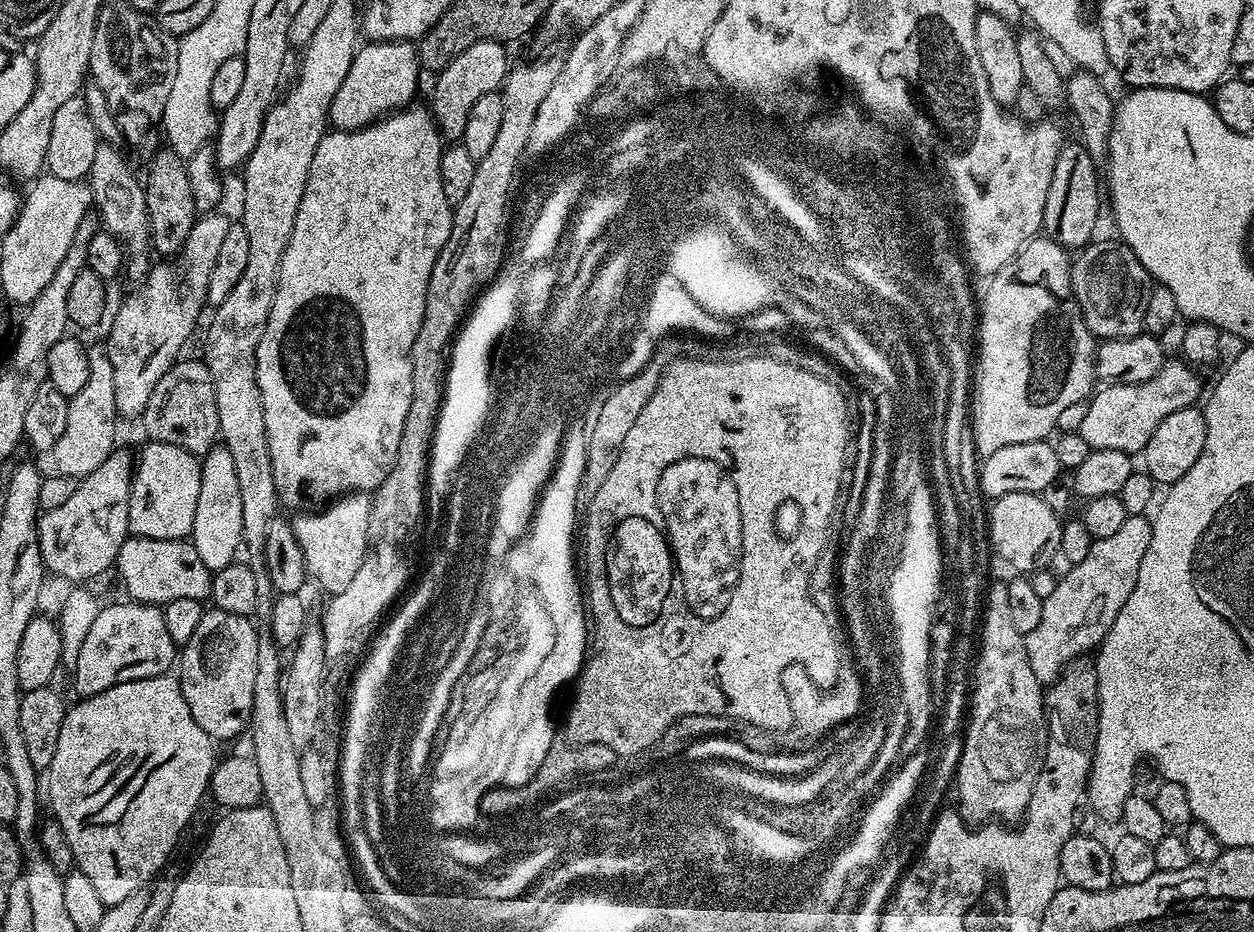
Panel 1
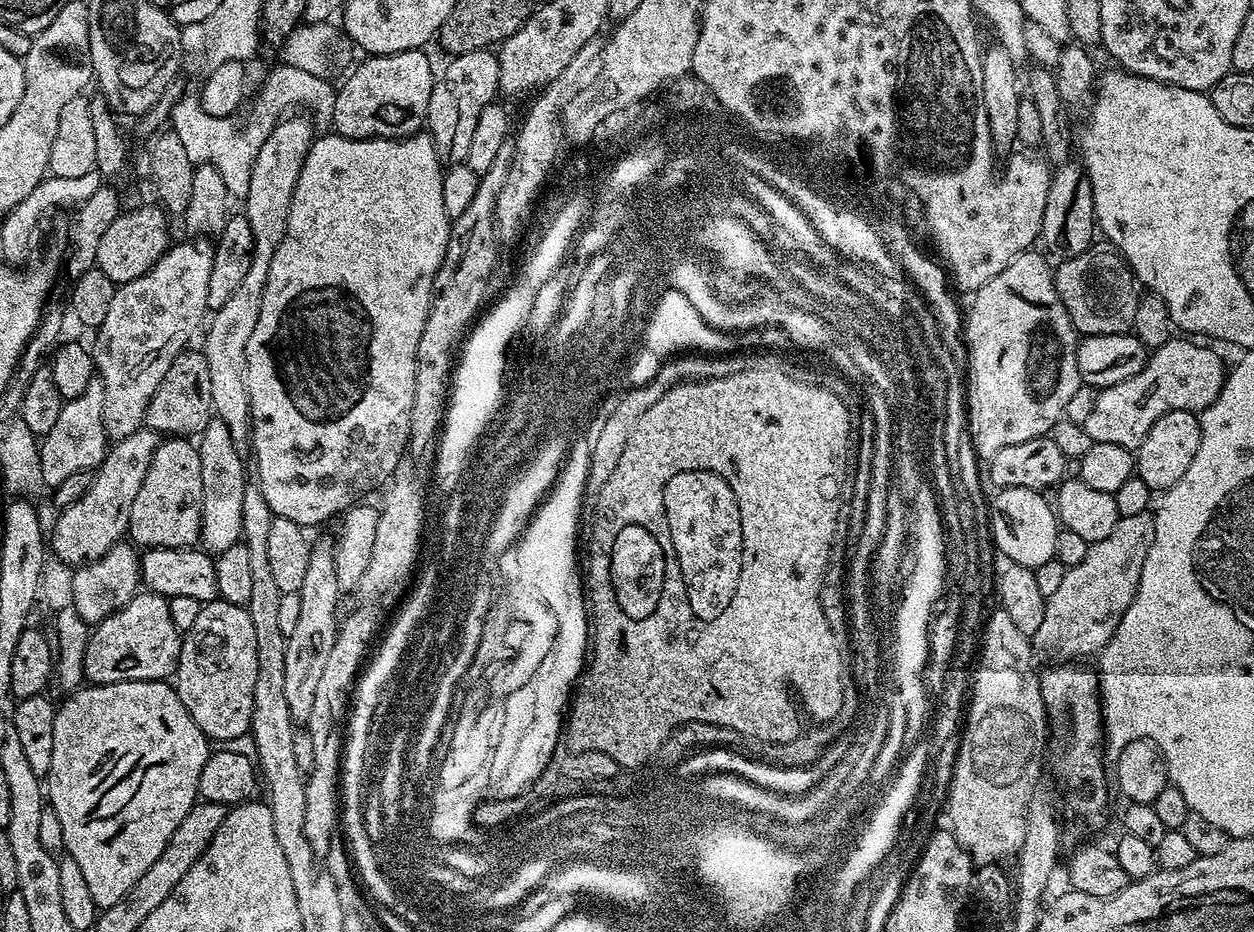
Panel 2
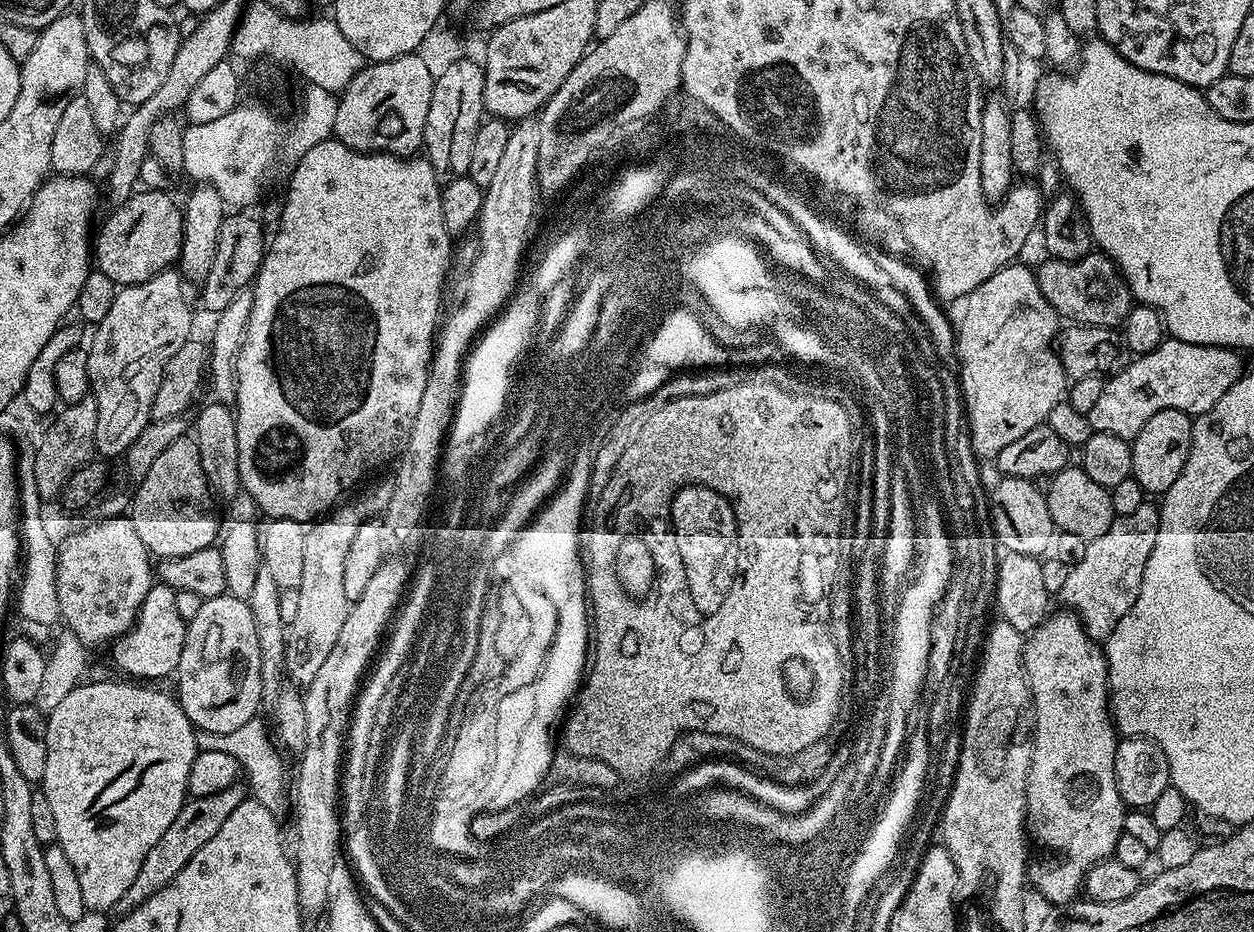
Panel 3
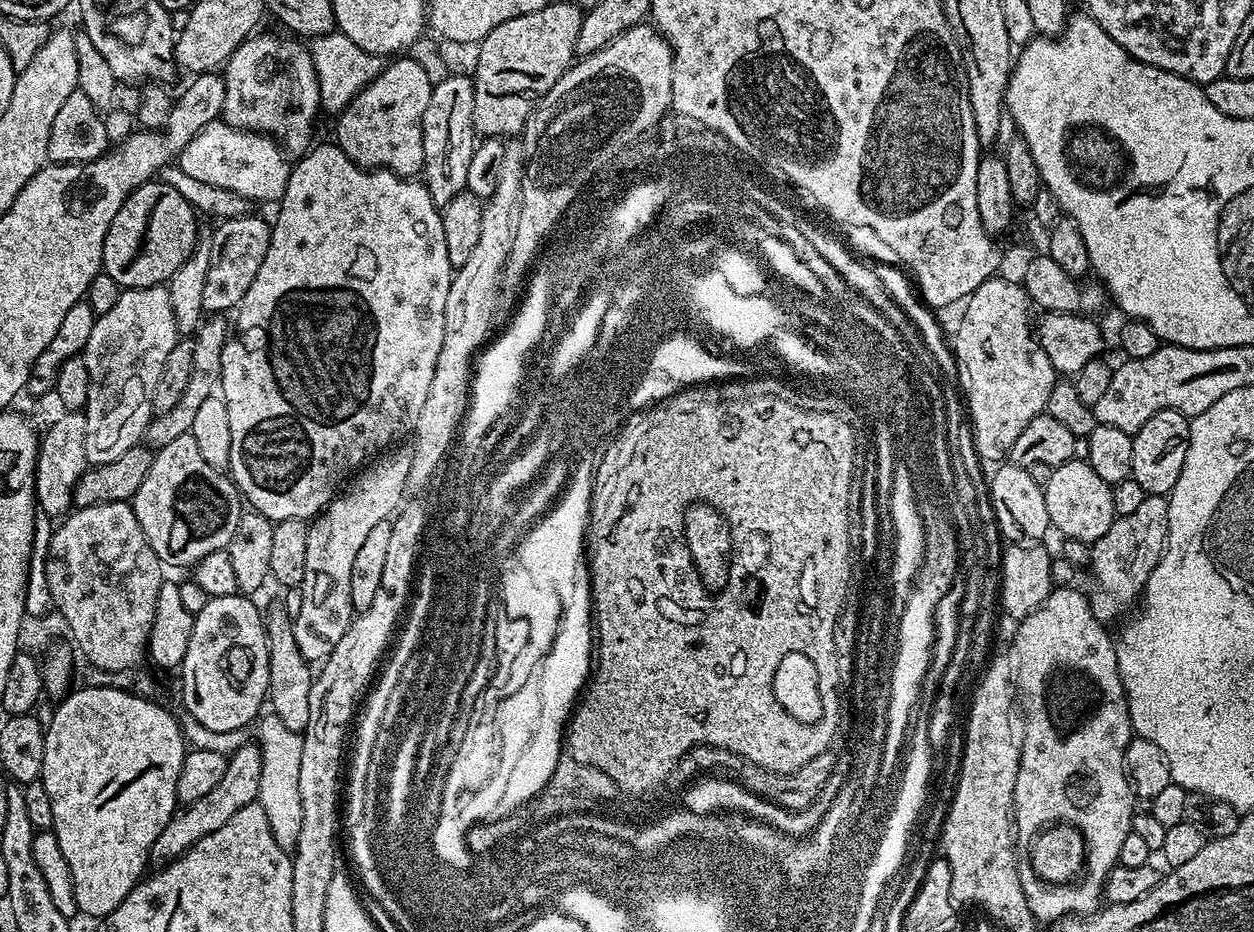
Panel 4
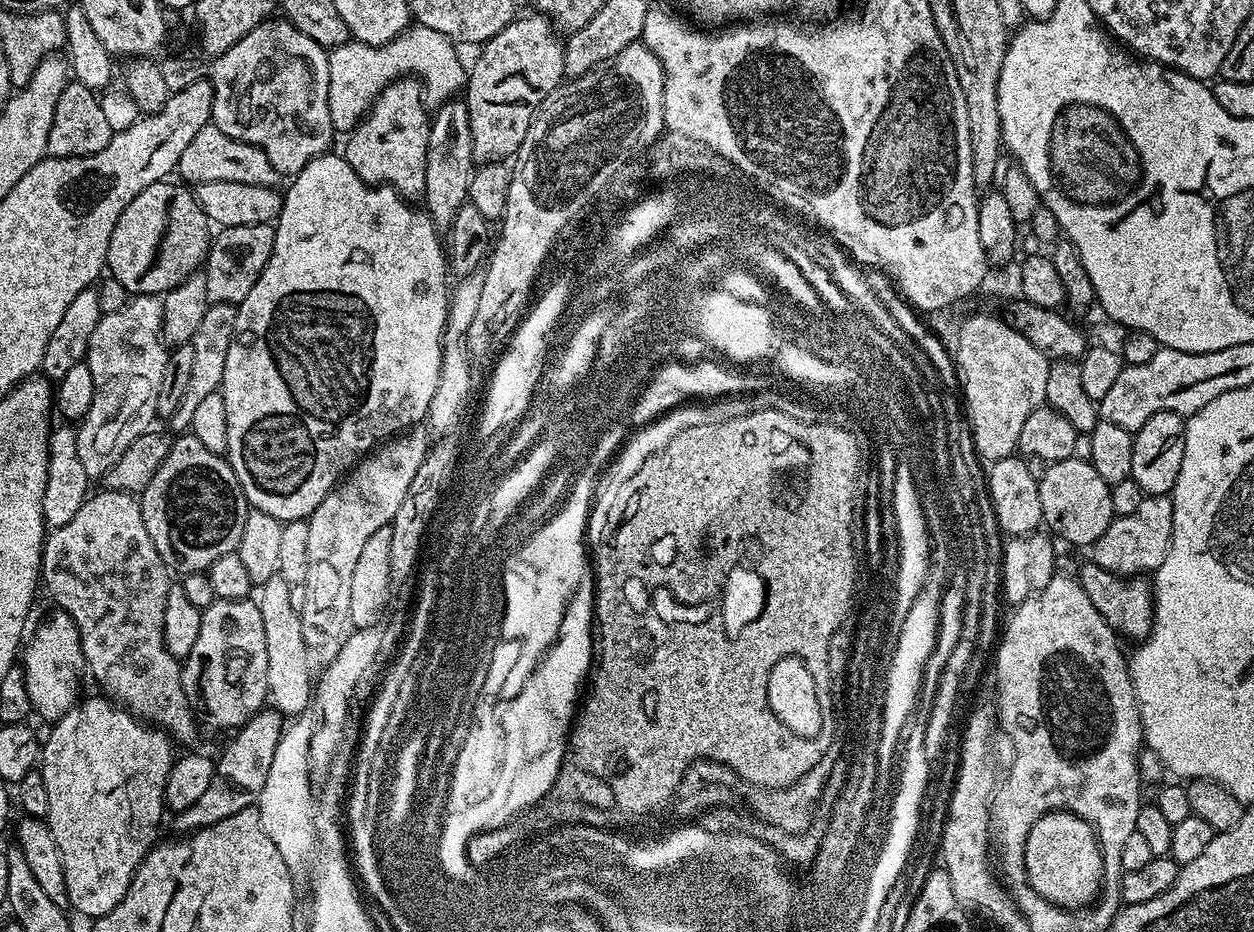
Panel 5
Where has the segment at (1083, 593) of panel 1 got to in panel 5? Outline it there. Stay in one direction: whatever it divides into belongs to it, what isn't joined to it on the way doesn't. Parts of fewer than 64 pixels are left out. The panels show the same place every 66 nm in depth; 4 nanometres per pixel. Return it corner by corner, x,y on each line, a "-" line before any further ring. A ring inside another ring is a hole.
1145,495
1144,500
1131,514
1112,519
1106,526
1106,534
1091,545
1091,559
1098,566
1113,572
1121,578
1136,578
1141,574
1155,573
1162,566
1166,554
1170,550
1172,531
1174,530
1174,506
1171,495

